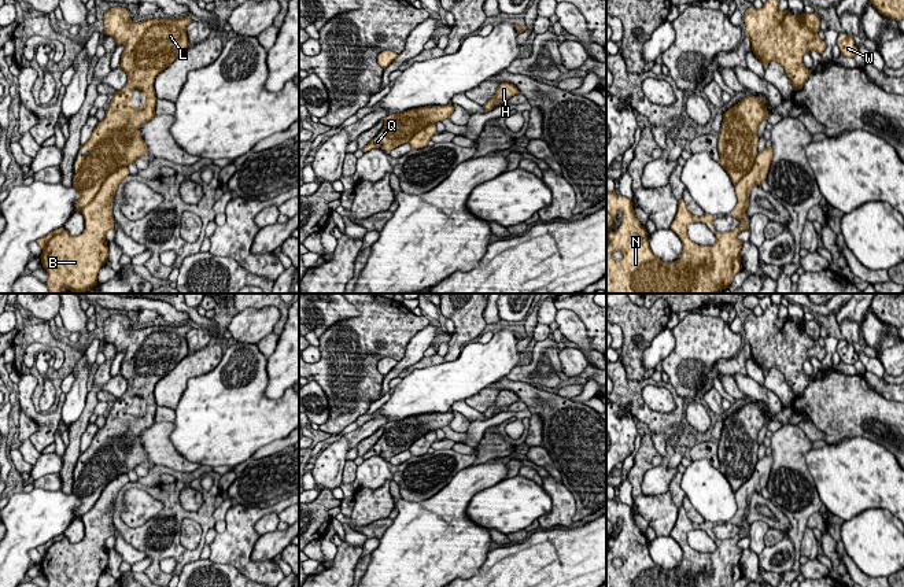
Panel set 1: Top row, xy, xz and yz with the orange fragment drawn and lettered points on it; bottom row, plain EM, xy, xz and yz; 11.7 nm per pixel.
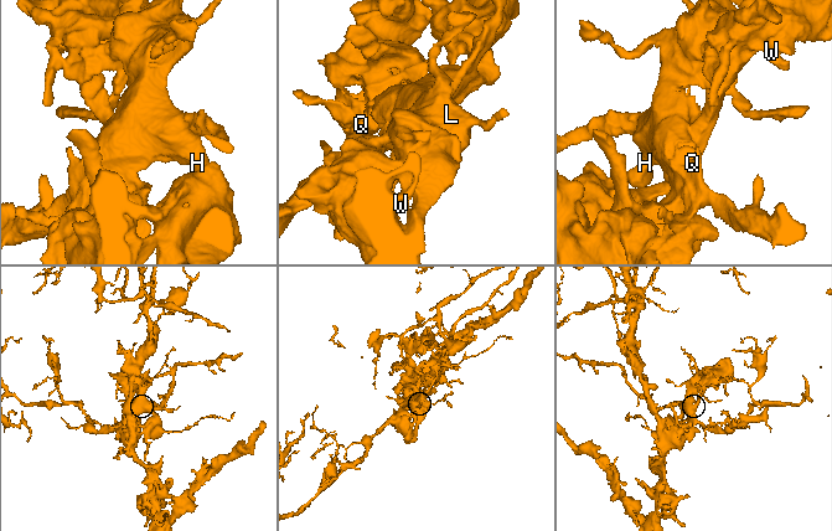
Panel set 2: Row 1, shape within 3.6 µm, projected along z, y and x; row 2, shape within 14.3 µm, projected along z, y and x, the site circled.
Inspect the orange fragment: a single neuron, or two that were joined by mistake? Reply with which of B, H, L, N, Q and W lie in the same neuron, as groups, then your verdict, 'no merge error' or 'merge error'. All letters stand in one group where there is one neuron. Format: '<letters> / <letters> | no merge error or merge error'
B N / H L Q W | merge error

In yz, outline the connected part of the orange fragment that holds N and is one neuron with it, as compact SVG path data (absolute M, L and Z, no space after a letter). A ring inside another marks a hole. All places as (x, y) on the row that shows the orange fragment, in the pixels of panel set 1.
M772 147L764 148L757 154L752 170L734 185L738 203L731 214L741 221L741 225L730 232L717 232L713 245L698 245L691 241L687 235L687 226L693 222L704 222L713 229L716 217L706 213L701 217L694 217L687 210L683 199L678 202L678 213L671 229L679 236L683 251L675 262L664 262L652 252L647 232L637 218L631 199L617 196L615 191L609 192L606 189L606 294L719 294L722 289L728 288L735 274L742 269L741 248L744 241L738 239L738 235L749 229L749 219L744 218L749 204L749 195L753 187L765 181L771 160ZM619 211L623 213L621 224L613 232L613 219Z

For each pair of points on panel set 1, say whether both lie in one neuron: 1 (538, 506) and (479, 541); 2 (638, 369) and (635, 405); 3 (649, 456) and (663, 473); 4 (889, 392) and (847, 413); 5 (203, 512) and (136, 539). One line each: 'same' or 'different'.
1: different
2: different
3: different
4: different
5: same

